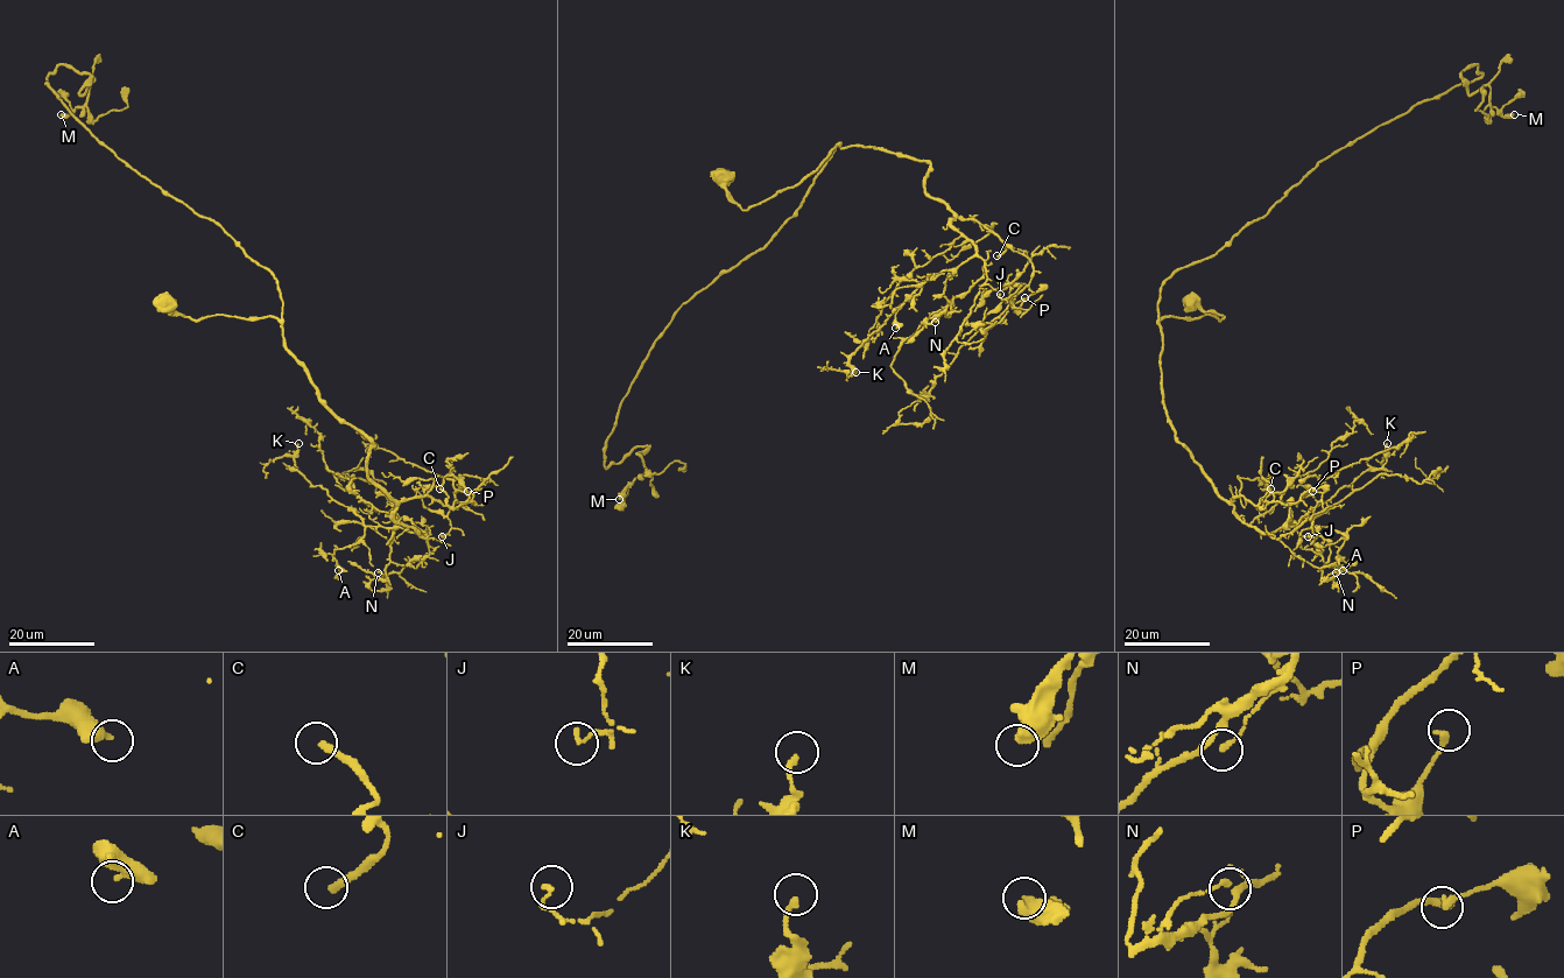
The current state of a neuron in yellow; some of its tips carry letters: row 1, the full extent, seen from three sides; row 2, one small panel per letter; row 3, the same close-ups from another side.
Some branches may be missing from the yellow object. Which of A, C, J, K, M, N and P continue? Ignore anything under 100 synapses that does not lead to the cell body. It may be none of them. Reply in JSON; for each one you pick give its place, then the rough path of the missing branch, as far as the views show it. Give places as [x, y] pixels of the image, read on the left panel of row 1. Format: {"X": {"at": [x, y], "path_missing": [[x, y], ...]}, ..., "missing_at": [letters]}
{"C": {"at": [439, 488], "path_missing": [[439, 488], [413, 468], [402, 466], [370, 438], [377, 433], [370, 415], [378, 400], [401, 396]]}, "missing_at": ["C"]}

